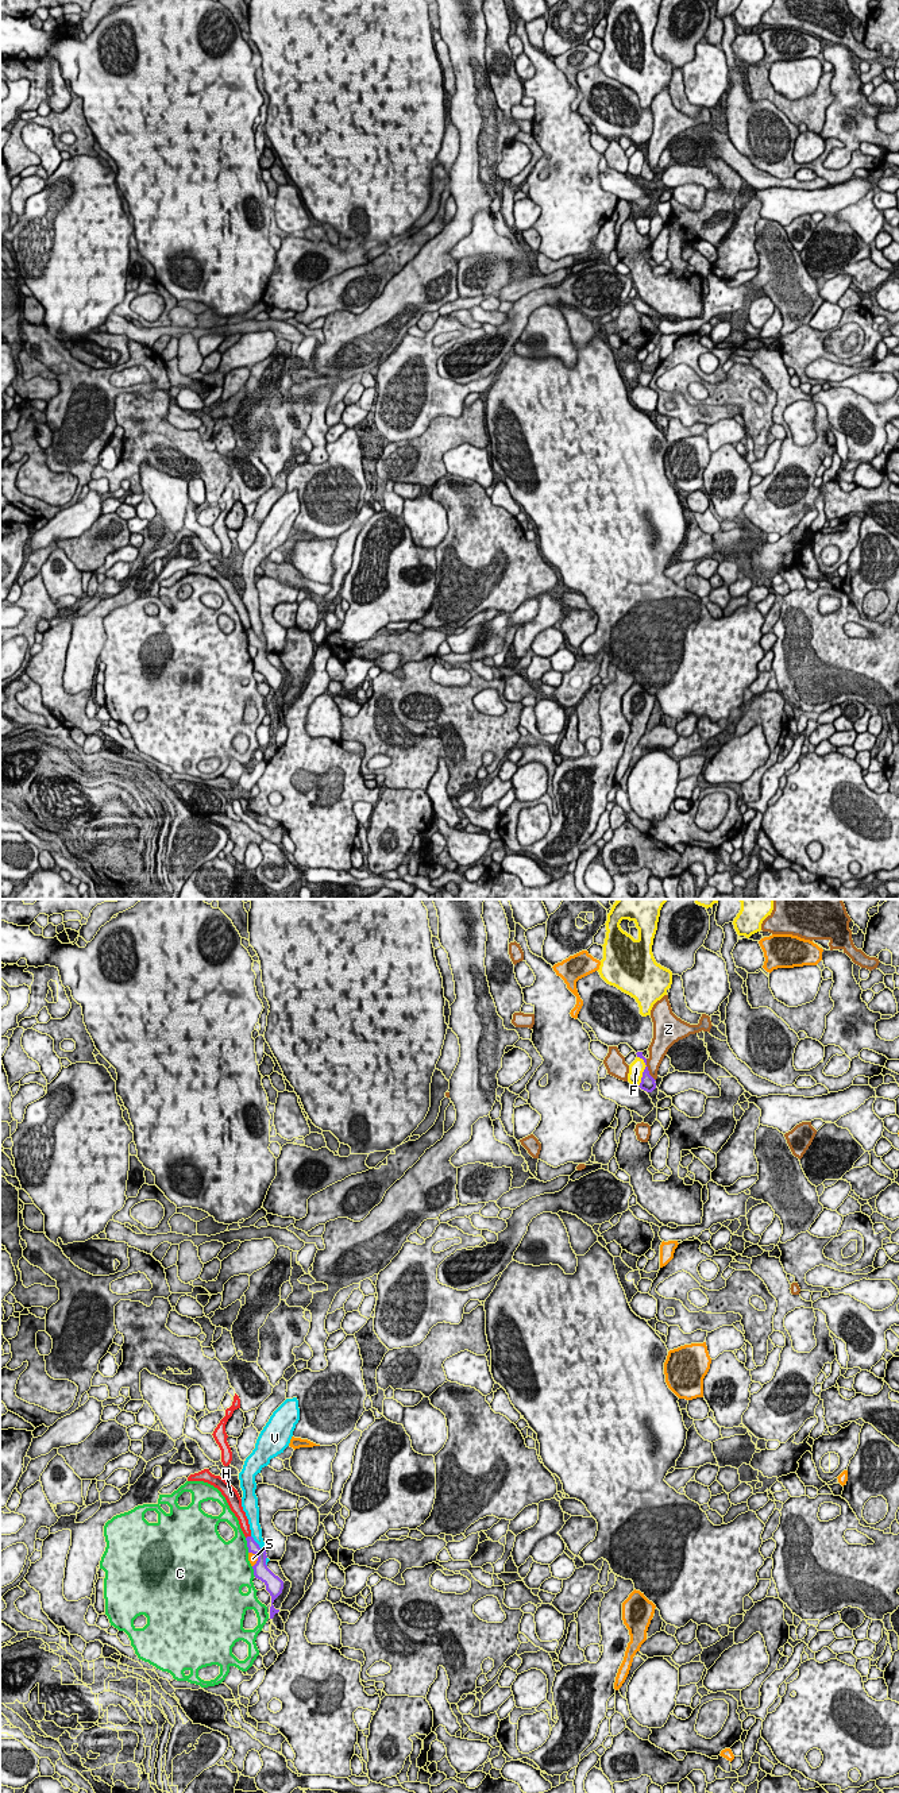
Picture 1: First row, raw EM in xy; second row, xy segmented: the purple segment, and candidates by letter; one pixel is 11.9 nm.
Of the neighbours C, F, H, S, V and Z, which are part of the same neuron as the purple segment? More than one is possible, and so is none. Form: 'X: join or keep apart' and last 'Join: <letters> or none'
C: keep apart
F: keep apart
H: keep apart
S: keep apart
V: keep apart
Z: keep apart
Join: none

